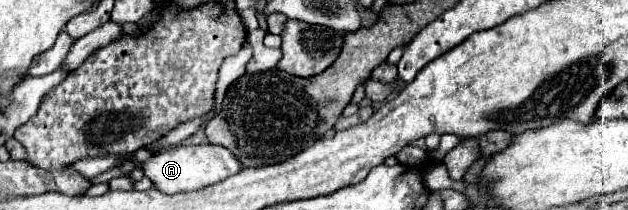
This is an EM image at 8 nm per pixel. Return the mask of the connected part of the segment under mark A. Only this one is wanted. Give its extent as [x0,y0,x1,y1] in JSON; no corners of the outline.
[141,144,241,194]

